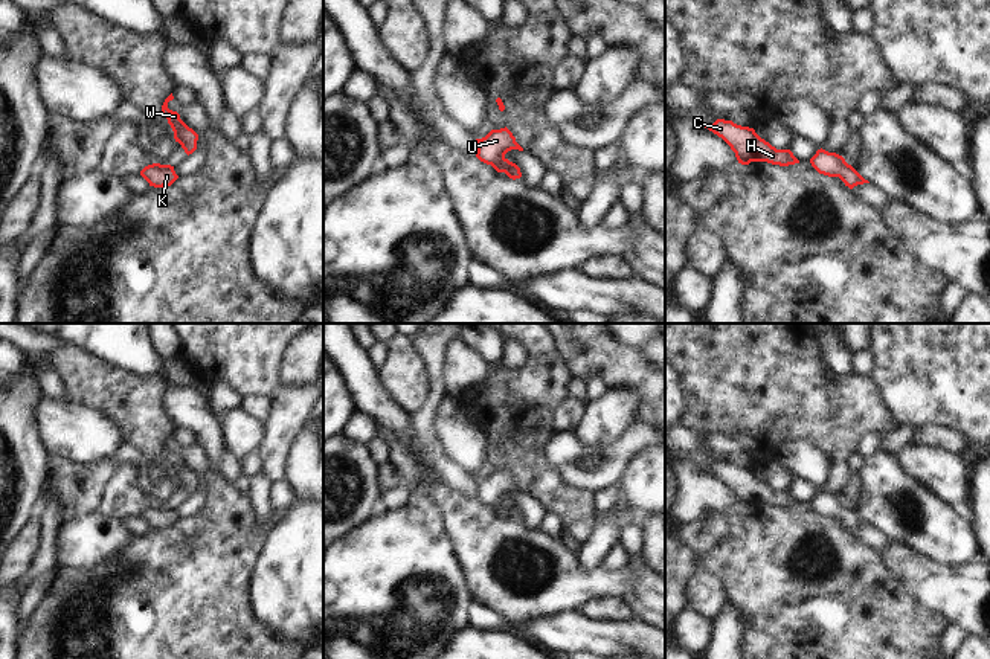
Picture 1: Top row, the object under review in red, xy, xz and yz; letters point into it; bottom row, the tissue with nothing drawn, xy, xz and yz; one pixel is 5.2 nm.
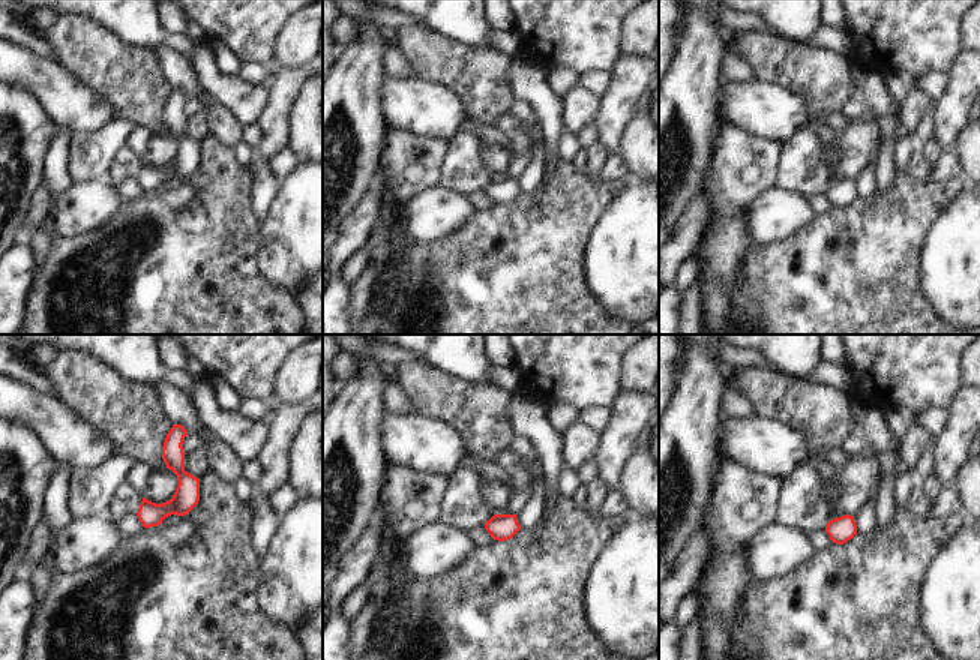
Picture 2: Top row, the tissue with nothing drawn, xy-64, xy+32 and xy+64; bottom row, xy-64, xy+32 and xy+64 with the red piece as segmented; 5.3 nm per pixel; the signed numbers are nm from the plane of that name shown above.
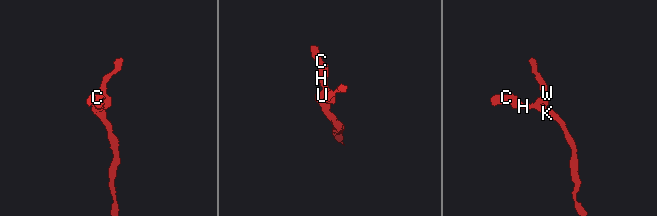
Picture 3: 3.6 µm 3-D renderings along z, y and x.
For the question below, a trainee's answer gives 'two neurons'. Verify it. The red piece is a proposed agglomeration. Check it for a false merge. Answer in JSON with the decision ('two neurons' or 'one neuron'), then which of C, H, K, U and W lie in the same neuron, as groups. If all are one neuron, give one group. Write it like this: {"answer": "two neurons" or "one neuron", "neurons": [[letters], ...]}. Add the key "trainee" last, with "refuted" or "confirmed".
{"answer": "one neuron", "neurons": [["C", "H", "K", "U", "W"]], "trainee": "refuted"}

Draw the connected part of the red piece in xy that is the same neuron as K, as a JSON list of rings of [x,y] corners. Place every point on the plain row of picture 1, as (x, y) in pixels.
[[[160,505],[145,508],[140,517],[154,529],[171,528],[178,520],[174,508]]]

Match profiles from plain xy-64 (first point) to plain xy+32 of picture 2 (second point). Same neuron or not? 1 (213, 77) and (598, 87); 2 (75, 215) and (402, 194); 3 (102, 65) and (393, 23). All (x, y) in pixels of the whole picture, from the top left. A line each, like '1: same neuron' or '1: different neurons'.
1: different neurons
2: different neurons
3: different neurons

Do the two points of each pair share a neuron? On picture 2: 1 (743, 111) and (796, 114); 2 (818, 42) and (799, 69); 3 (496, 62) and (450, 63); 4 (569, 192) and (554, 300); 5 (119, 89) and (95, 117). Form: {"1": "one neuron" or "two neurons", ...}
{"1": "one neuron", "2": "two neurons", "3": "one neuron", "4": "one neuron", "5": "two neurons"}

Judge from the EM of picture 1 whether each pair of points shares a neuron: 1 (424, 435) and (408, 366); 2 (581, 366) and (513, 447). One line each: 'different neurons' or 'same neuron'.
1: different neurons
2: different neurons

